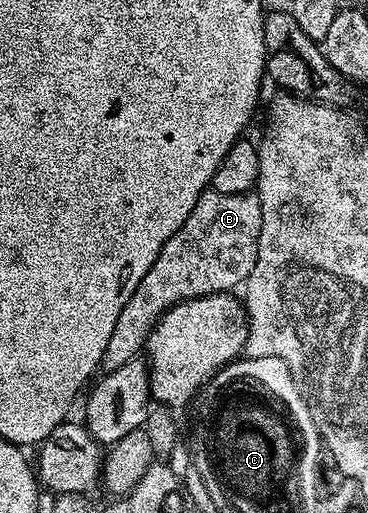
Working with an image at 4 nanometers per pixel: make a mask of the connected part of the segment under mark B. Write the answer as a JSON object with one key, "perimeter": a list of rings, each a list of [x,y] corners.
{"perimeter":[[[211,188],[205,190],[198,204],[194,204],[194,212],[186,216],[186,224],[182,224],[182,228],[174,232],[170,240],[166,240],[162,252],[158,252],[158,260],[154,260],[150,272],[142,276],[142,284],[134,288],[134,296],[130,296],[126,308],[122,308],[118,324],[114,324],[114,333],[110,335],[110,344],[106,344],[106,352],[100,361],[100,370],[107,372],[114,368],[122,368],[122,364],[133,361],[139,355],[136,353],[139,350],[141,353],[147,347],[150,332],[156,327],[161,316],[180,302],[211,294],[227,294],[243,287],[254,268],[254,260],[258,260],[258,236],[261,232],[262,208],[260,197],[256,193],[227,194]]]}

